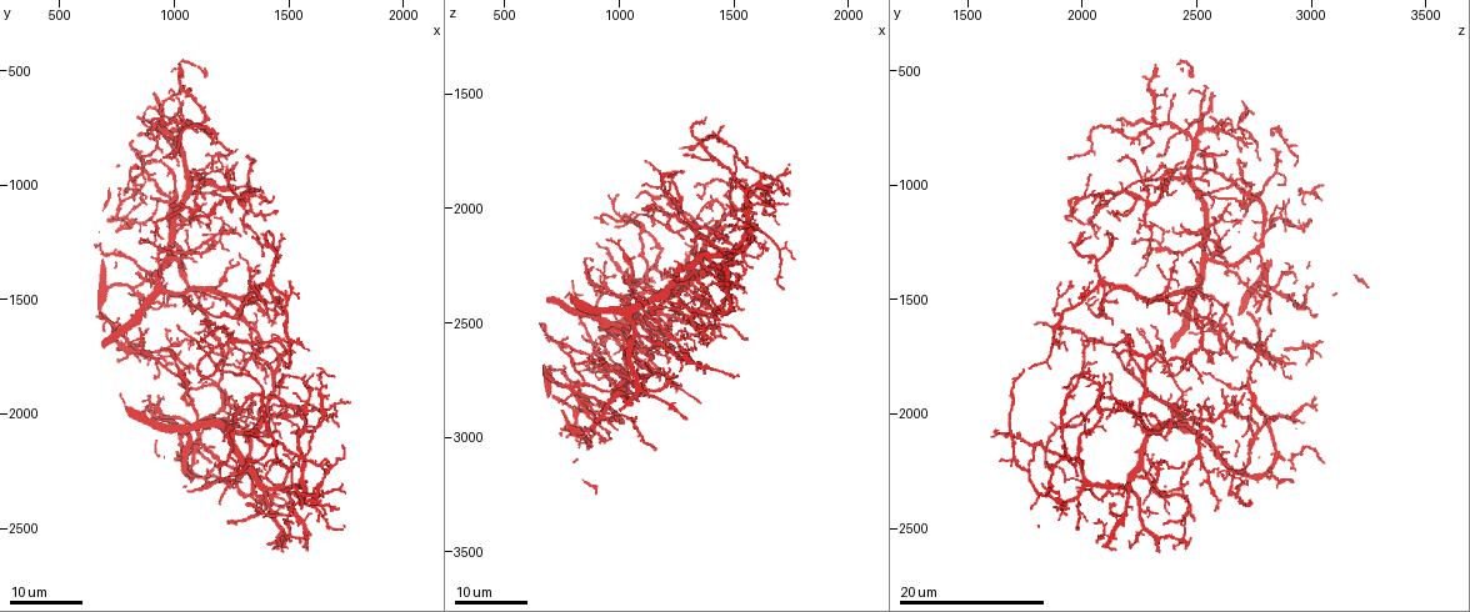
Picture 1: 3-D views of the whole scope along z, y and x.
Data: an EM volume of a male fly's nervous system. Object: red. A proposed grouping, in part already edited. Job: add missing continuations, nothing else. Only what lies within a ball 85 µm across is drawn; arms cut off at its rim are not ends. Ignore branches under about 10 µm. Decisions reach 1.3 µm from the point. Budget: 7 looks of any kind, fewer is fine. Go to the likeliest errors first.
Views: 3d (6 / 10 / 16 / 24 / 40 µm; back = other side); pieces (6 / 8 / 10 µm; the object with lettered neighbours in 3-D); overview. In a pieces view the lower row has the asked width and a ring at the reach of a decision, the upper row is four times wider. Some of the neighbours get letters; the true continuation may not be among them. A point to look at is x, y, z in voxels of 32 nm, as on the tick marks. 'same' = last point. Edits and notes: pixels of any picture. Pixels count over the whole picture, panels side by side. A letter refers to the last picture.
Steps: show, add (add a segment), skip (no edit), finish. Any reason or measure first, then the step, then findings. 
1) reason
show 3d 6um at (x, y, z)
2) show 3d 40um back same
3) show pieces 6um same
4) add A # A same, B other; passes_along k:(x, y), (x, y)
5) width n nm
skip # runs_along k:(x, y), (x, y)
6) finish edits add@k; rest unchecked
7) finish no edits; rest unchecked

branch stops here
show 3d 16um at (1180, 1000, 2740)

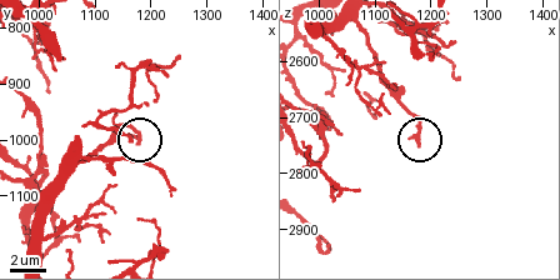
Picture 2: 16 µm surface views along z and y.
show pieces 8um same

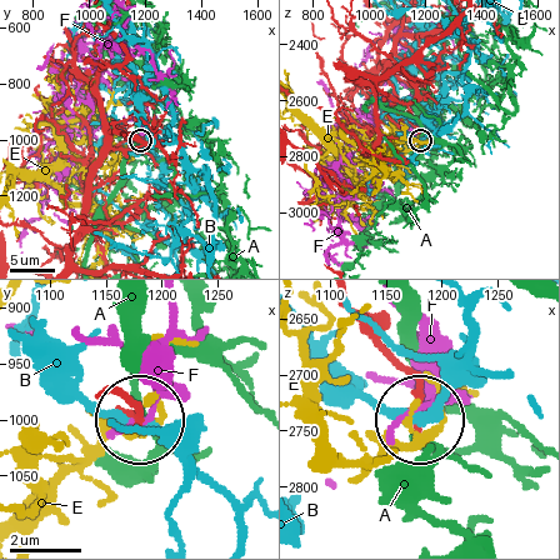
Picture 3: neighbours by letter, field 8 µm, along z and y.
skip # A other, B other, E other, F other; no lettered segment goes on from it

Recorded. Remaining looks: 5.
branch stops here
show 3d 16um at (1220, 1770, 2650)

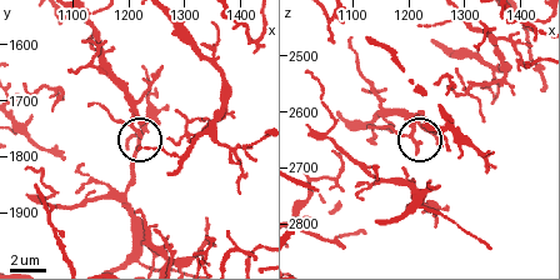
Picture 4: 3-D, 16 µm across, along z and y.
show 3d 6um at (1220, 1765, 2655)

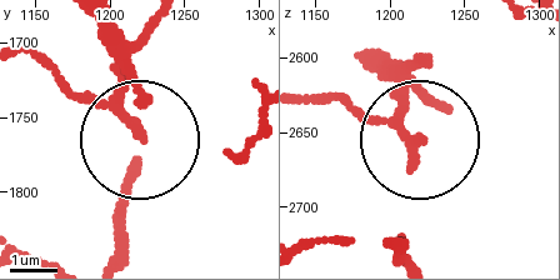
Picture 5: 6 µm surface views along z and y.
show pieces 8um at (1220, 1764, 2654)

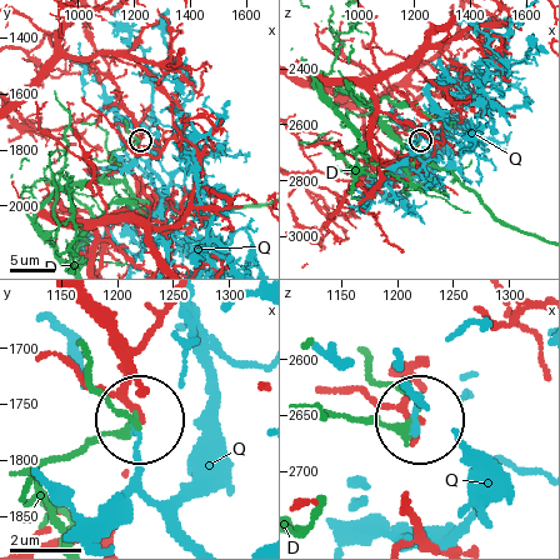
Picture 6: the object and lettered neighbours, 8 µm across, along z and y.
skip # D other, Q other; no lettered segment goes on from it

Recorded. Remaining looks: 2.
an open end
show 3d 16um at (1390, 1740, 2350)

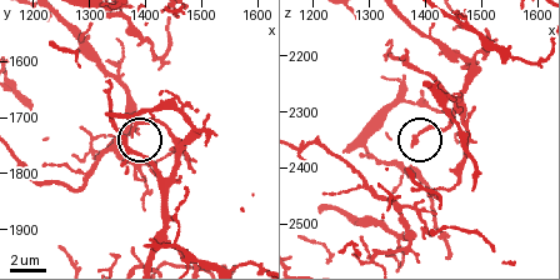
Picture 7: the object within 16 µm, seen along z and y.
show pieces 10um at (1380, 1730, 2360)

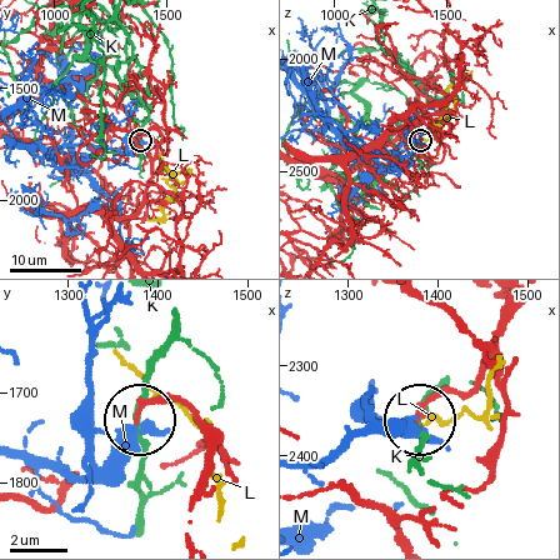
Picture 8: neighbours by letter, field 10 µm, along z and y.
skip # K other, L other, M other; no lettered segment goes on from it

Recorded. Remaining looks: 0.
finish no edits; rest unchecked

